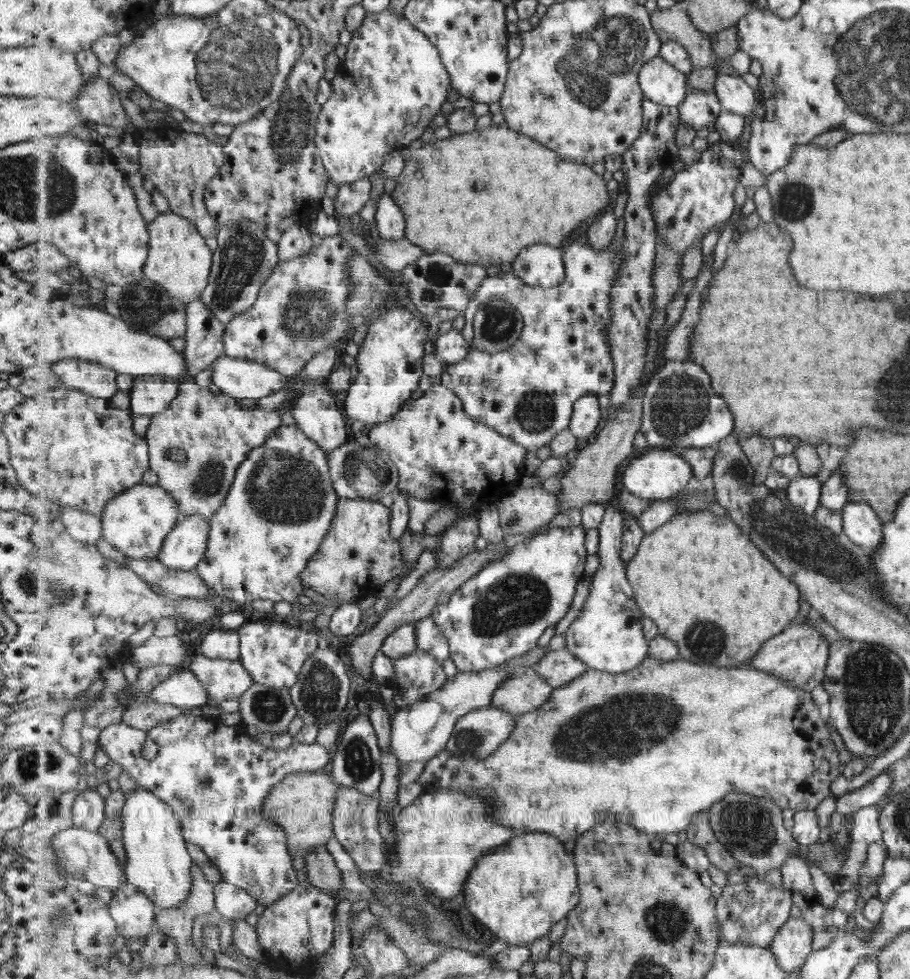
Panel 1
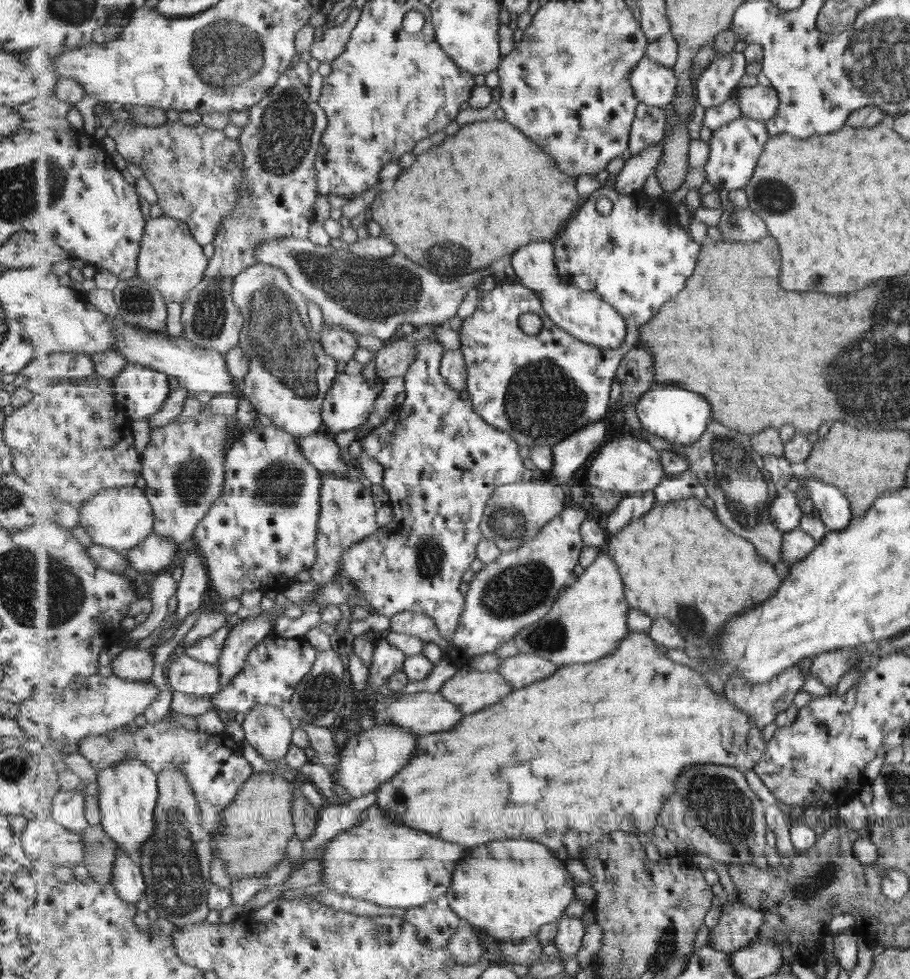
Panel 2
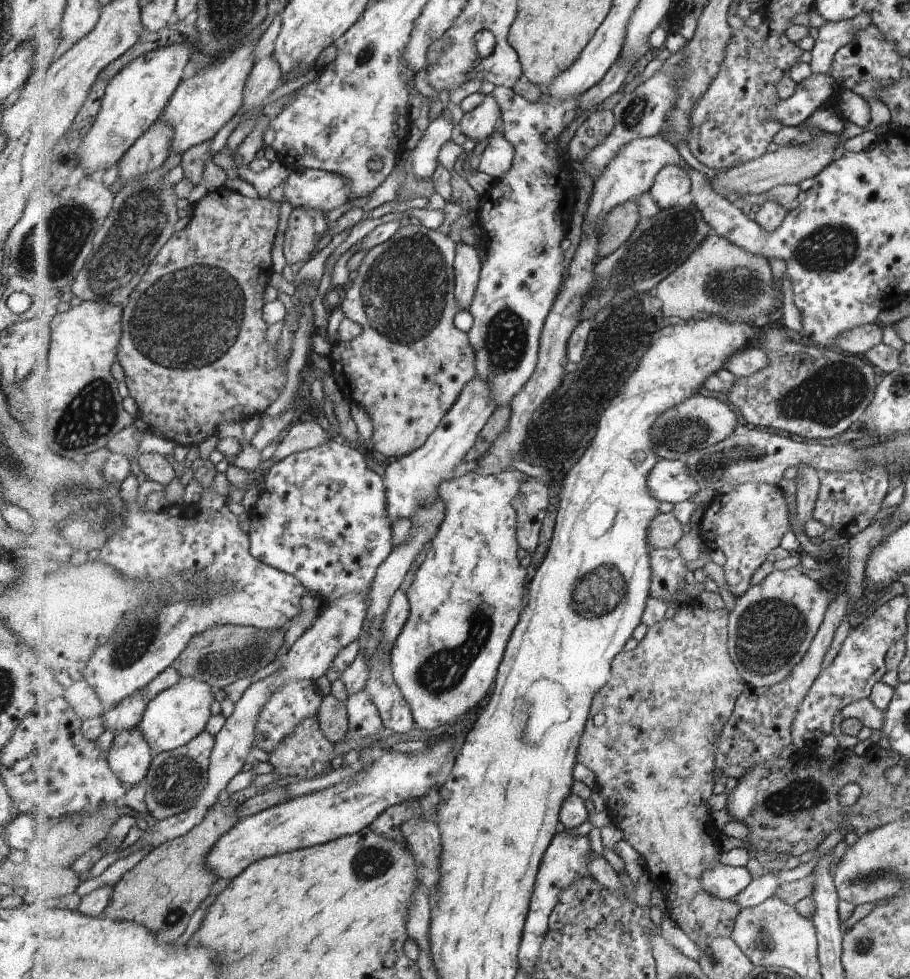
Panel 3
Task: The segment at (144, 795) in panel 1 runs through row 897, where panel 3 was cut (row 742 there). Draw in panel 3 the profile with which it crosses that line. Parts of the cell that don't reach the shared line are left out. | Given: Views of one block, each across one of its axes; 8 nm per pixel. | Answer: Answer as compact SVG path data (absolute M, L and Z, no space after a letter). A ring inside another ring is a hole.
M193 676L182 677L177 684L150 700L140 726L141 732L145 734L145 740L153 748L154 755L179 748L205 731L209 718L213 716L211 704L215 701L213 694L216 690L217 688L207 681L197 680Z

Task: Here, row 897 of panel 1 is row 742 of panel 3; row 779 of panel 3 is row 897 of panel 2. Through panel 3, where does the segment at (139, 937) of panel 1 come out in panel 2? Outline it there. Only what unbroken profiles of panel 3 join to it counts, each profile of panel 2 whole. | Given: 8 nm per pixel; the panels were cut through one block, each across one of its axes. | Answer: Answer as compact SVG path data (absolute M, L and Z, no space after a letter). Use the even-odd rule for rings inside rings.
M120 845L117 848L117 858L113 868L113 886L117 894L129 904L141 902L147 892L140 863L131 858Z

